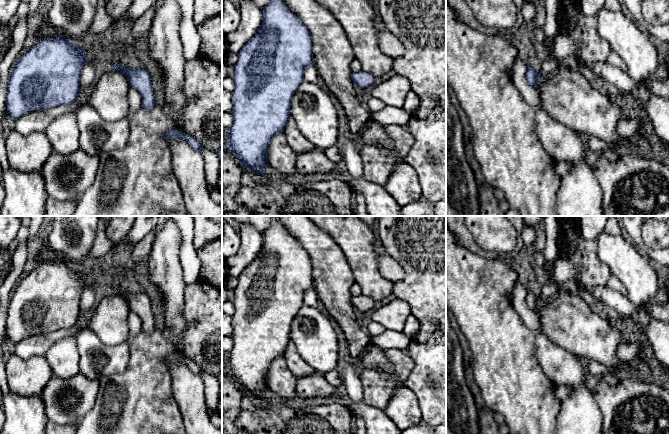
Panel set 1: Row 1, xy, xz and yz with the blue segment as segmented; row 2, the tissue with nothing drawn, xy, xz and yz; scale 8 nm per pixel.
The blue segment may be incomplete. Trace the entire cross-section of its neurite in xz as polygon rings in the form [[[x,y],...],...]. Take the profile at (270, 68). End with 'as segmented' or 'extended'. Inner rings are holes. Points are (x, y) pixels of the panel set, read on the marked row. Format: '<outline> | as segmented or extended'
[[[270,0],[269,4],[262,9],[263,11],[263,21],[258,29],[257,33],[254,37],[252,37],[246,45],[239,52],[239,59],[237,63],[233,66],[234,75],[233,81],[235,84],[235,88],[232,92],[232,104],[233,108],[231,110],[231,114],[233,116],[233,123],[229,128],[229,132],[227,133],[226,147],[227,149],[238,159],[242,168],[248,168],[253,173],[257,175],[267,175],[265,172],[265,168],[269,166],[267,159],[267,152],[270,140],[280,132],[283,132],[284,127],[288,120],[291,118],[290,115],[290,105],[291,99],[298,87],[304,80],[304,71],[308,66],[315,66],[315,62],[312,54],[312,41],[310,34],[306,28],[306,26],[302,23],[299,17],[297,17],[290,9],[286,6],[283,0]]] | as segmented

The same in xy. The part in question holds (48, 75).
[[[64,35],[40,40],[14,64],[8,81],[7,112],[15,121],[30,111],[72,104],[79,97],[81,71],[88,62],[83,47],[74,45]]] | as segmented

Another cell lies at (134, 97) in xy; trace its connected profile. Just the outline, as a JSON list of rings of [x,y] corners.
[[[129,88],[127,98],[131,111],[138,111],[142,107],[142,96],[135,88]]]

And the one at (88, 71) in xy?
[[[89,61],[86,63],[81,71],[80,86],[79,86],[79,96],[86,96],[88,89],[95,79],[96,64],[94,61]]]

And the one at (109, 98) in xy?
[[[111,70],[100,77],[85,102],[92,106],[103,120],[116,122],[128,114],[129,88],[127,77],[120,71]]]

